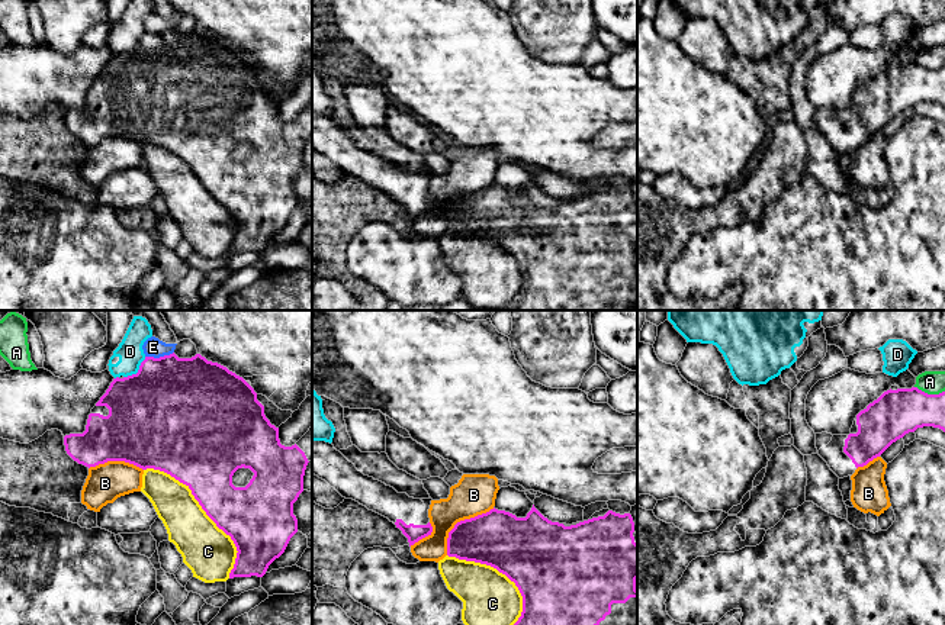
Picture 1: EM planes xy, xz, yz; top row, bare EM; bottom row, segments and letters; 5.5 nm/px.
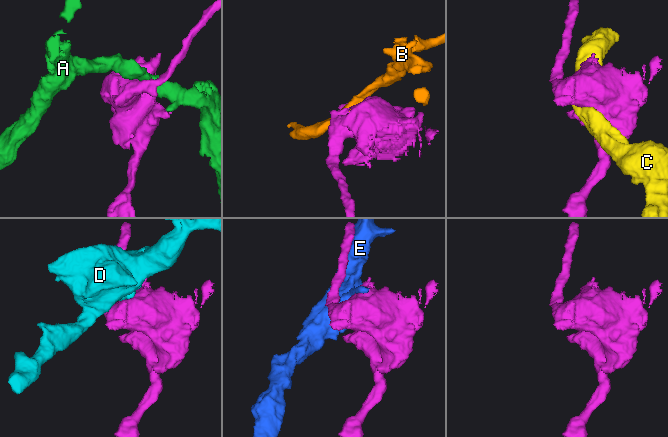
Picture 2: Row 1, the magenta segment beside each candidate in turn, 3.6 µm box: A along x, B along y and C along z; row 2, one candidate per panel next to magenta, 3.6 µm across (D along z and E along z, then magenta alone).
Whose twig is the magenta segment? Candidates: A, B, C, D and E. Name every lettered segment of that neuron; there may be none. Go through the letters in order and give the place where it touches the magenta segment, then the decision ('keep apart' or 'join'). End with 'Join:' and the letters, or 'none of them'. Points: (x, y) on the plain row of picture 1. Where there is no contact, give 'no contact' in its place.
A: meets magenta in yz at (929, 70); keep apart
B: meets magenta in xz at (460, 196); keep apart
C: meets magenta in xy at (205, 186); keep apart
D: meets magenta in xy at (138, 47); keep apart
E: meets magenta in xy at (160, 32); keep apart
Join: none of them

